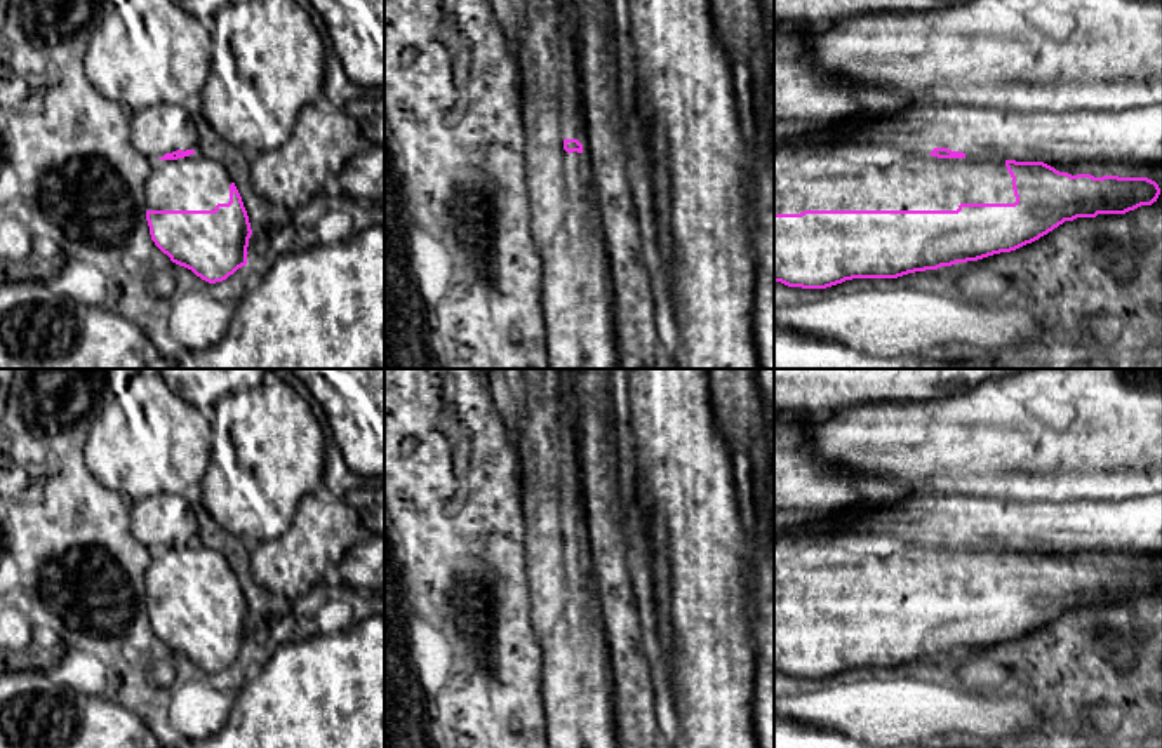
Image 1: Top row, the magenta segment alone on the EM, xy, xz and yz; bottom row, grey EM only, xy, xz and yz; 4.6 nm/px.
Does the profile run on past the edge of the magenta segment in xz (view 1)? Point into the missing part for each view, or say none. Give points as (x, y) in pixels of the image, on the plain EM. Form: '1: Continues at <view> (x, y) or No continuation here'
1: No continuation here

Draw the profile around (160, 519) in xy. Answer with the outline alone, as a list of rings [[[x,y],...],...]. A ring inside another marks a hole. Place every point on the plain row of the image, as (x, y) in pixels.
[[[200,484],[179,494],[157,494],[130,504],[130,531],[151,551],[165,543],[193,539],[198,532],[197,510],[202,499]]]

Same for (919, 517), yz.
[[[912,491],[898,499],[845,506],[828,520],[837,518],[849,520],[844,532],[885,536],[918,546],[931,546],[934,538],[948,538],[967,548],[974,541],[998,539],[1002,529],[993,498],[958,492]]]

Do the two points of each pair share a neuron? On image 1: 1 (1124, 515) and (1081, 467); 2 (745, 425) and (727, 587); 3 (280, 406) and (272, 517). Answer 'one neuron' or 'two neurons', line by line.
1: two neurons
2: two neurons
3: one neuron

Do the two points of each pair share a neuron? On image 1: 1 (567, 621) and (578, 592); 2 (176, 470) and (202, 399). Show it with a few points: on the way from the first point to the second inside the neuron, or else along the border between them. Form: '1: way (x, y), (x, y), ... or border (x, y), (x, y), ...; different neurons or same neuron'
1: way (573, 614), (578, 599); same neuron
2: border (167, 387), (202, 413); different neurons

